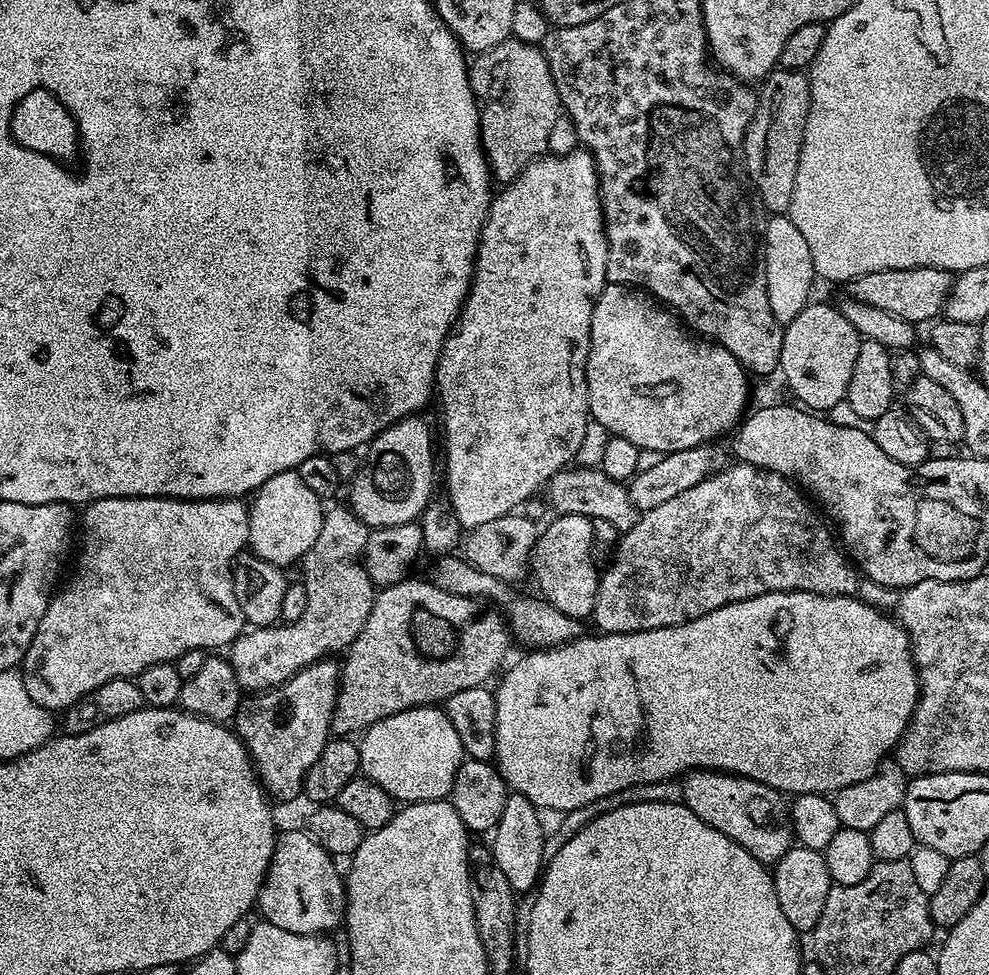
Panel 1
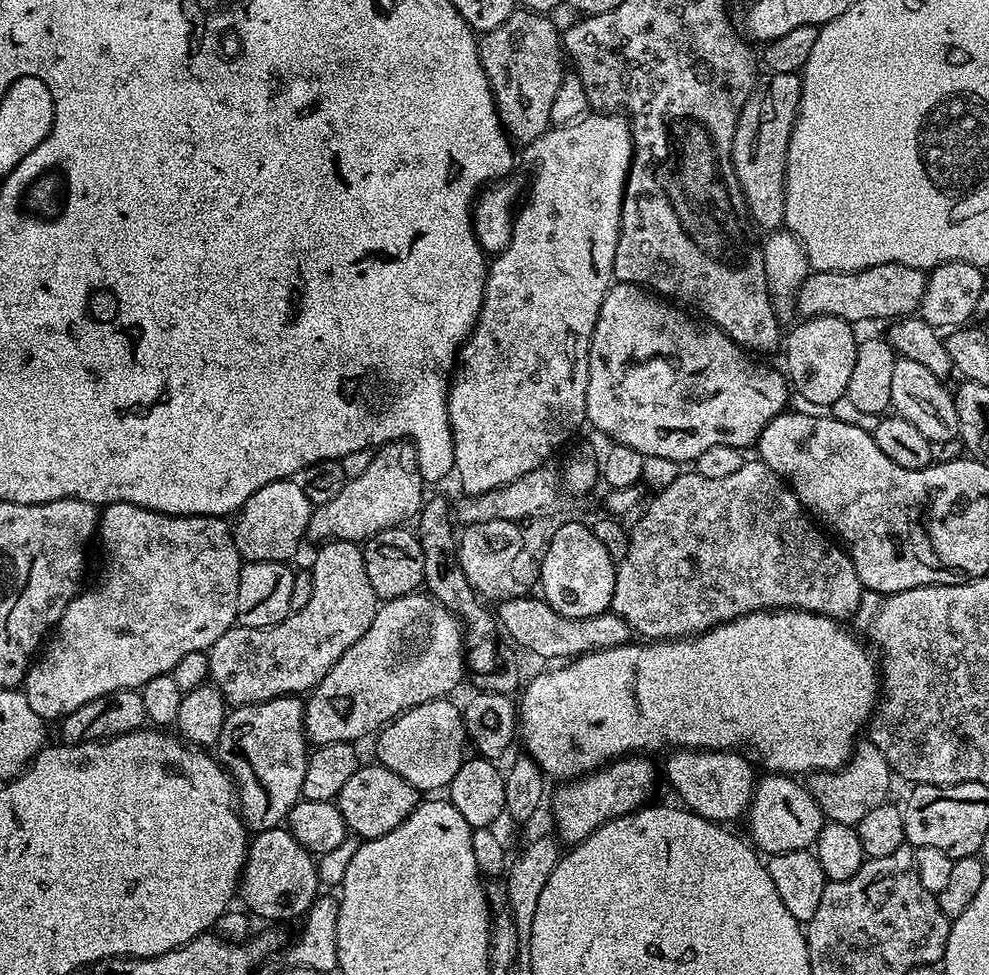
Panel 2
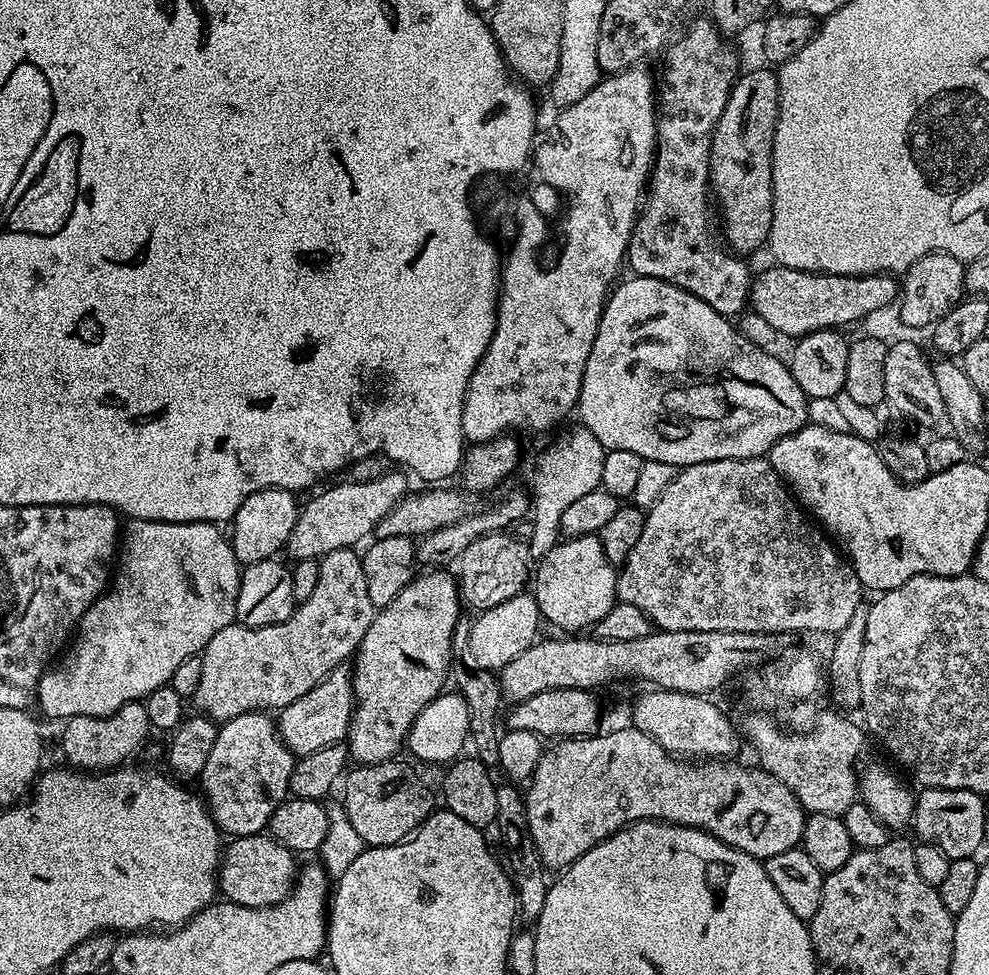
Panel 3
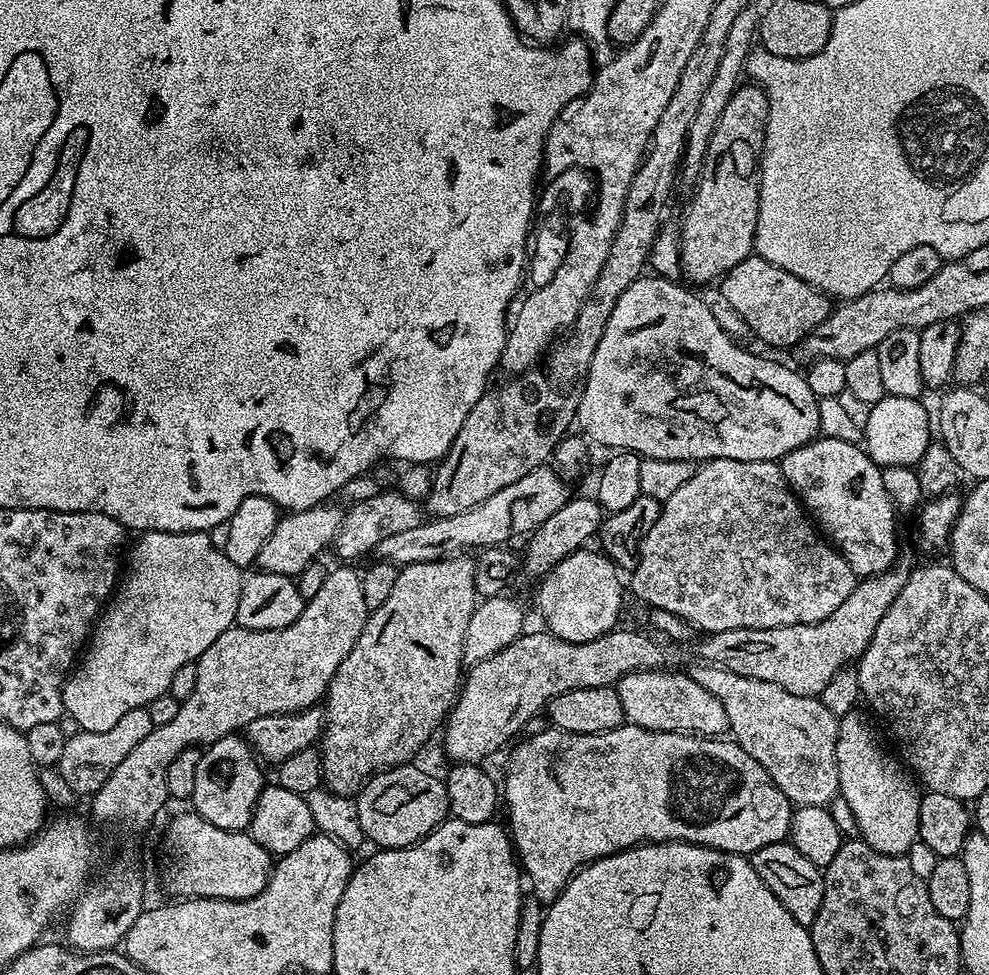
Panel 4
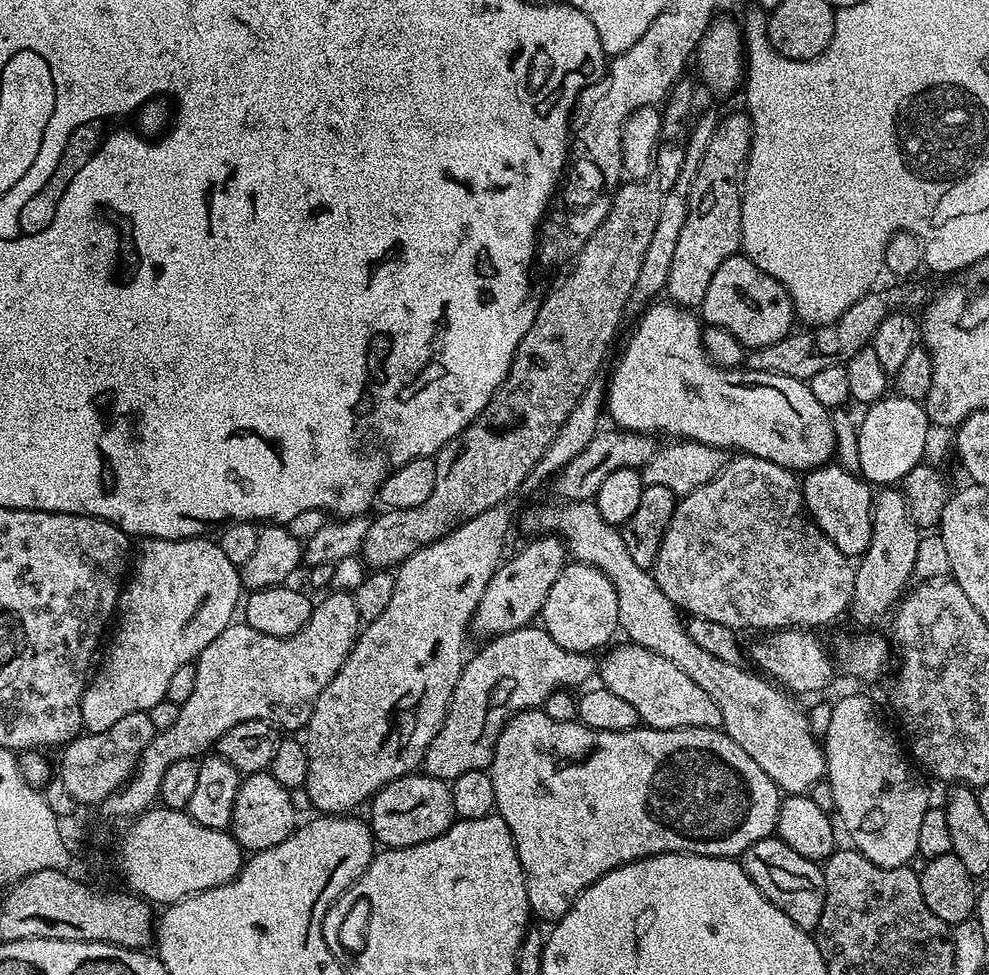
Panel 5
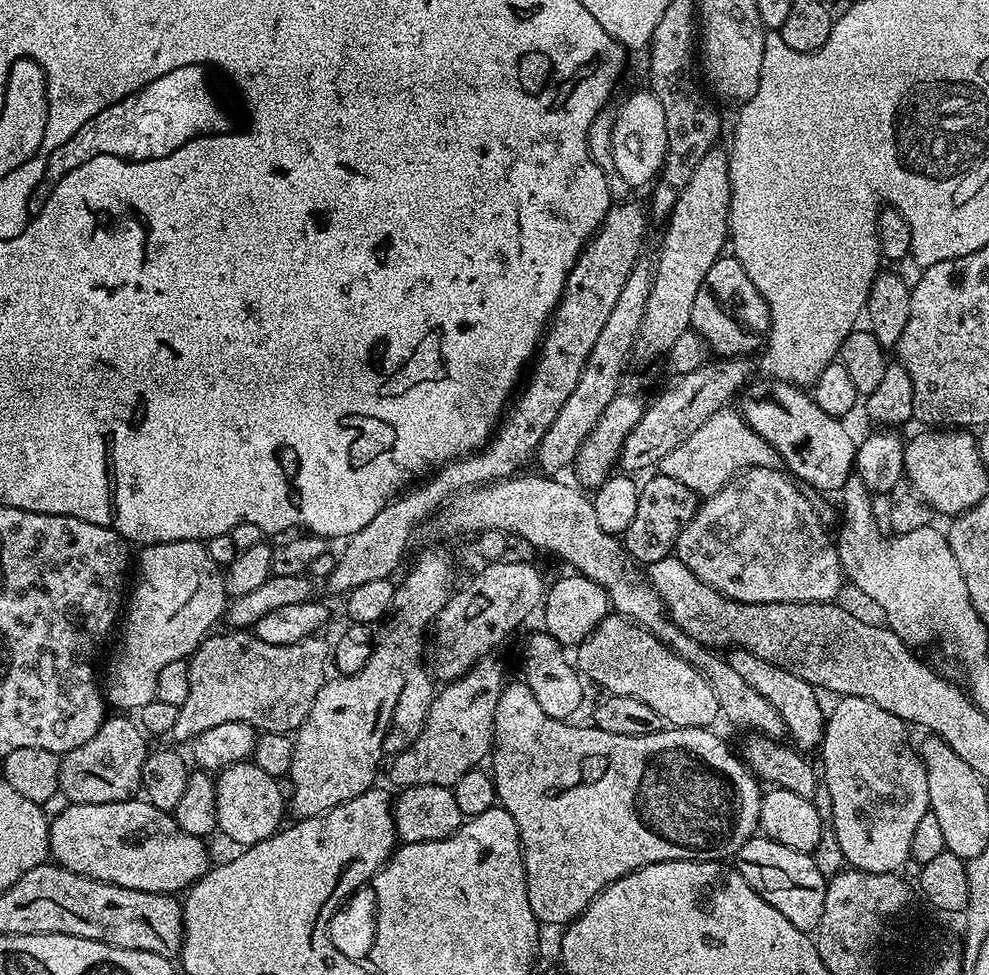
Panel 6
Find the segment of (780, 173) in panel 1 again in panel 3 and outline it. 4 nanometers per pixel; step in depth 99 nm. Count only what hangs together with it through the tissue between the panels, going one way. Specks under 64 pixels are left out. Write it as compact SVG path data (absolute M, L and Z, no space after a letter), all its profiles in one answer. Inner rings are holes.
M763 67L752 68L749 72L747 69L736 77L736 85L726 102L726 110L722 110L722 118L718 118L710 146L710 192L715 203L716 200L720 203L720 216L724 219L723 239L727 247L737 254L756 252L760 247L763 249L768 243L772 221L772 143L780 109L780 87L776 72L771 67Z

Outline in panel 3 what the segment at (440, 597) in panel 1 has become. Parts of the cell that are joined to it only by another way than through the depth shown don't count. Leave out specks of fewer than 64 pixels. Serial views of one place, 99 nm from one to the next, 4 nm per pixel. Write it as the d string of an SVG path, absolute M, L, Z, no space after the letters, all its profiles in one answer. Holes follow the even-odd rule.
M341 666L334 669L322 682L318 682L314 690L302 694L298 702L290 702L290 706L279 709L275 717L276 732L293 757L314 754L314 750L322 750L322 746L341 743L347 737L355 706L356 695L352 692L351 671Z

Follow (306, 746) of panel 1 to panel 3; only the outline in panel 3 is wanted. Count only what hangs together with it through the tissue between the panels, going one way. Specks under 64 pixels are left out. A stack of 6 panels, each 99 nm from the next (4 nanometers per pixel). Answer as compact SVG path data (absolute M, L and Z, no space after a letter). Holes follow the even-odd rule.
M268 712L238 714L238 718L225 720L217 727L216 741L210 749L210 758L206 758L206 766L202 766L198 785L212 814L212 821L225 837L259 836L271 825L276 807L289 799L288 783L293 763L292 752L282 742L276 732L276 721Z

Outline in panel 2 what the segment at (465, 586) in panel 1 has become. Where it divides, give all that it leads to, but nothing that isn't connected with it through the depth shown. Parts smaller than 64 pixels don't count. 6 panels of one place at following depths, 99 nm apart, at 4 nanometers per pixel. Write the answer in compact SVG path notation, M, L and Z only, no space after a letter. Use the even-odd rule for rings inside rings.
M532 594L499 601L498 608L498 624L503 635L505 632L530 655L541 656L544 660L556 660L552 662L567 662L591 652L614 650L614 646L627 644L634 636L632 627L611 610L594 614L593 617L570 618L556 613L547 601Z

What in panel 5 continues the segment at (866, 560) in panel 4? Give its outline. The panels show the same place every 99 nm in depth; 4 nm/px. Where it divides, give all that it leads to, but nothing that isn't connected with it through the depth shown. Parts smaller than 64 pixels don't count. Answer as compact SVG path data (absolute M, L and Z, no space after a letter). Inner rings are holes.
M836 462L821 464L802 476L804 506L824 536L849 558L859 558L870 546L872 537L873 485L860 474L848 473Z

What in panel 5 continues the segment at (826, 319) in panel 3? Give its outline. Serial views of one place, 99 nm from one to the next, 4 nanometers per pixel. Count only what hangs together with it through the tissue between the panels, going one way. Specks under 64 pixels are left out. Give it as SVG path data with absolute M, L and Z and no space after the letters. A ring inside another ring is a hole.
M743 254L726 258L726 262L714 270L714 278L710 278L710 286L706 286L706 298L698 312L705 325L724 327L748 350L786 338L793 331L792 320L797 319L788 291L770 274L760 272Z

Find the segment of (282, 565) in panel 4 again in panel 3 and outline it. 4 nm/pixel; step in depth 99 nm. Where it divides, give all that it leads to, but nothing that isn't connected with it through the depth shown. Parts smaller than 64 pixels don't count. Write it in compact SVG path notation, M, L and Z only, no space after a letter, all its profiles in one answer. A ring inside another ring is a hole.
M387 471L374 481L336 484L321 496L314 497L308 505L303 505L288 539L287 555L292 555L293 561L314 560L334 550L352 548L359 540L367 541L378 522L382 522L382 518L386 518L386 514L390 514L390 510L394 510L397 502L409 491L409 477L398 471Z

